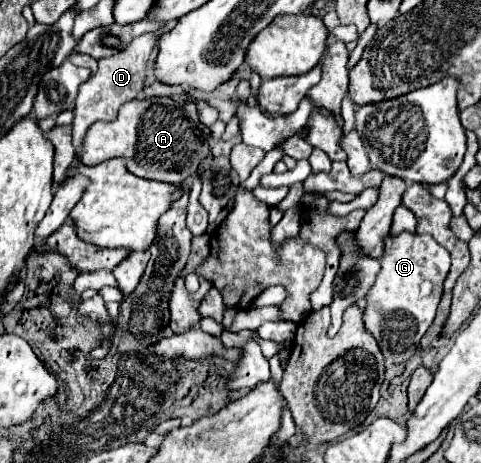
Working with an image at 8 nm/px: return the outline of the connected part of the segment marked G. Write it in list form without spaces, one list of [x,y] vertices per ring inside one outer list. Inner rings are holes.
[[[404,231],[384,239],[384,253],[378,261],[382,269],[366,293],[364,329],[378,341],[388,363],[404,363],[414,355],[422,335],[436,317],[442,285],[450,271],[450,253],[430,235]]]

